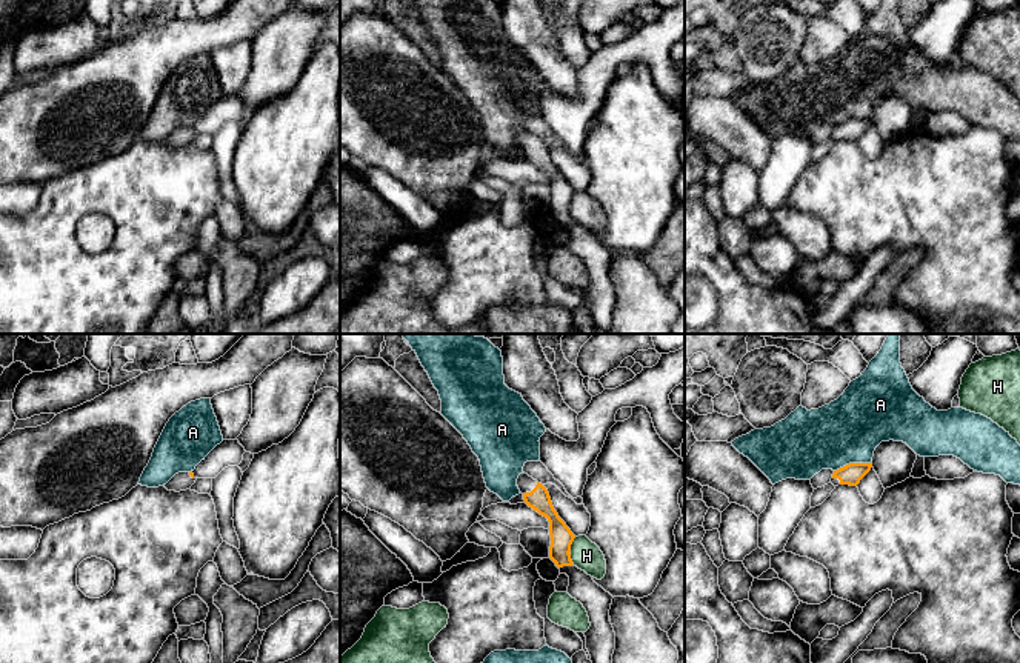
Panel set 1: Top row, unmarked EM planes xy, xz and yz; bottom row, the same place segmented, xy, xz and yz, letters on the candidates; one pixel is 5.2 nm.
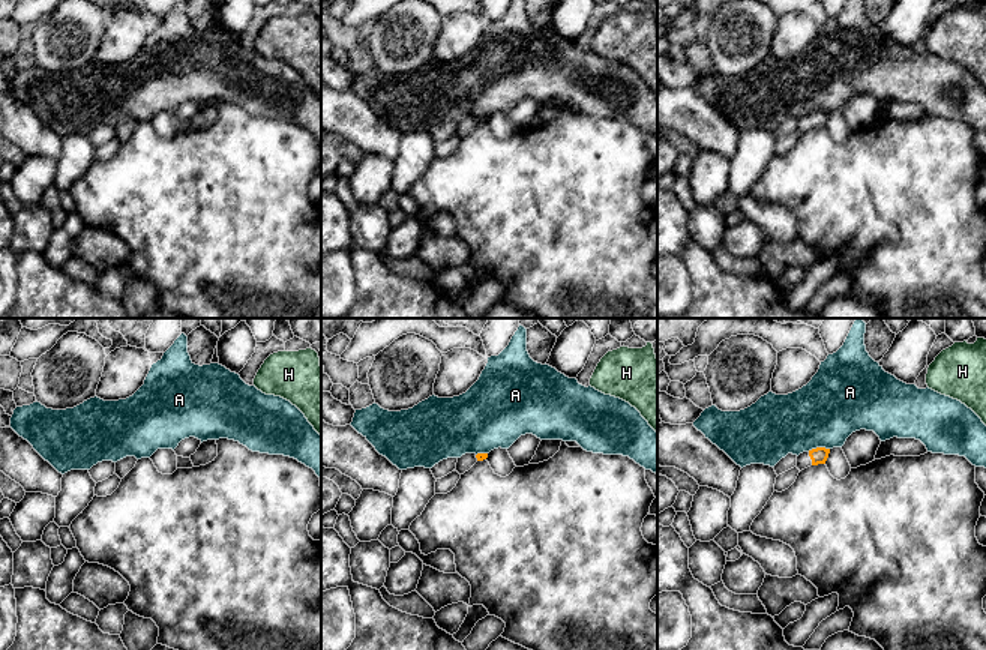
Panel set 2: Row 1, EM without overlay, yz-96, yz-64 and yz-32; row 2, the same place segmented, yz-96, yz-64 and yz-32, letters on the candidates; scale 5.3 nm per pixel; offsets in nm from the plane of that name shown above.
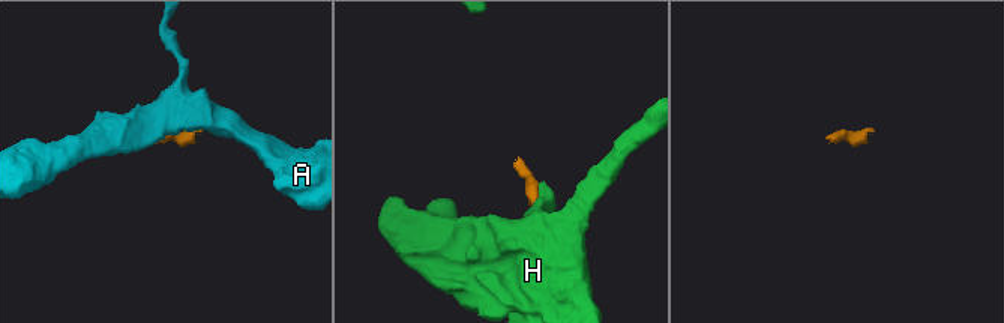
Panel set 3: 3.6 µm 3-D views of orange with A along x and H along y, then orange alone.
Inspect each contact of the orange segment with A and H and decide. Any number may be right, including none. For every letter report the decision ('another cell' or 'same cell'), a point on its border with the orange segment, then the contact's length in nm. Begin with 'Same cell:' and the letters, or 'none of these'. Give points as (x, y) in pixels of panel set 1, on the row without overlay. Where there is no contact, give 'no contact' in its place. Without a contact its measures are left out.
Same cell: none of these
A: another cell; contact yz (853, 119); length 200 nm
H: another cell; contact xz (570, 206); length 140 nm

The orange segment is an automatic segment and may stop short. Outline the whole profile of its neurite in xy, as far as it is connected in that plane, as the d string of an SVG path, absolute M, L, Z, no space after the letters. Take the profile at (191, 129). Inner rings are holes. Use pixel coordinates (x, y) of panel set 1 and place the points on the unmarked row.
M192 126L178 128L165 140L165 143L175 148L186 146L195 138L195 135L197 134L194 132Z

